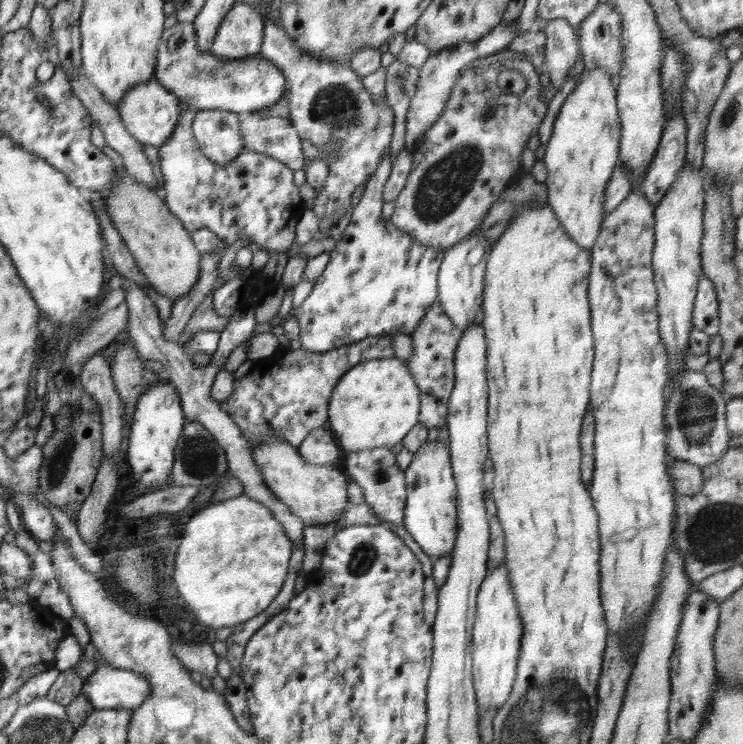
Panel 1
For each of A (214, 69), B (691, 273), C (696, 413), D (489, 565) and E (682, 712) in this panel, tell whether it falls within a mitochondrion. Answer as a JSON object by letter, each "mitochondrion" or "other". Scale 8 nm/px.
{"A":"mitochondrion","B":"other","C":"mitochondrion","D":"other","E":"other"}

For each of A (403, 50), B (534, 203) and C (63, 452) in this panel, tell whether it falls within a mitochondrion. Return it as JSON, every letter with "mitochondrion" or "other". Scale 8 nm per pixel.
{"A":"other","B":"other","C":"mitochondrion"}

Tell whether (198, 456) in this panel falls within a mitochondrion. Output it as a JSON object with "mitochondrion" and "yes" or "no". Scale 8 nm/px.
{"mitochondrion":"yes"}

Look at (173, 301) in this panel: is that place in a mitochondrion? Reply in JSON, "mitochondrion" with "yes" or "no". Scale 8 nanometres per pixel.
{"mitochondrion":"no"}

